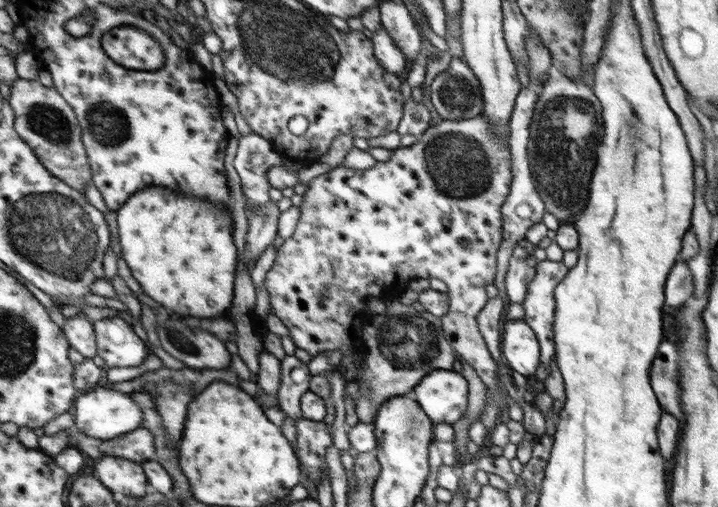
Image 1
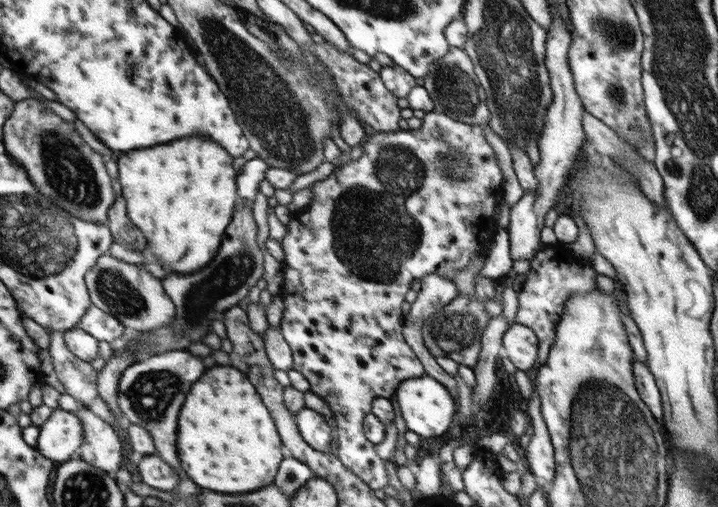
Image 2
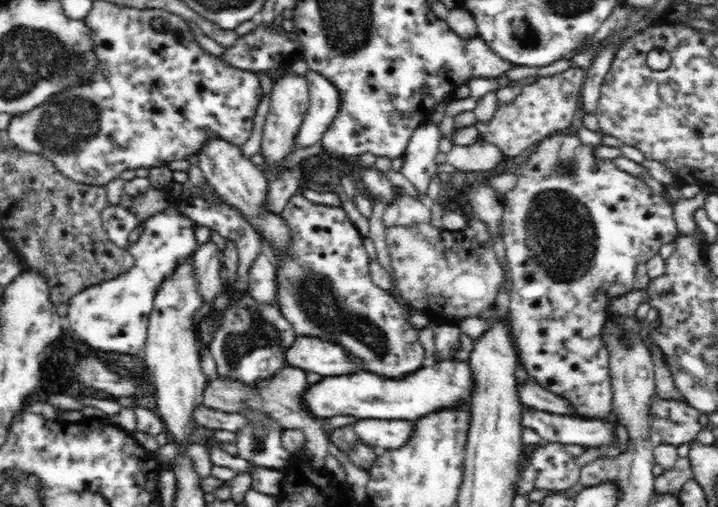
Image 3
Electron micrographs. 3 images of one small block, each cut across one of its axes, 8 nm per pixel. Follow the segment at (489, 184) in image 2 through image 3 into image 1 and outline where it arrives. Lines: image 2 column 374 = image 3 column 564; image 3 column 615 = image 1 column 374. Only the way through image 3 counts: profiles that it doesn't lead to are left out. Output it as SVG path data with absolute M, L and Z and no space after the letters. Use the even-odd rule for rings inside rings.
M481 113L473 118L468 118L462 121L450 121L442 119L438 124L430 124L423 133L418 135L415 144L408 147L397 147L393 149L393 154L389 156L387 161L377 161L364 171L352 169L351 167L343 167L338 165L327 173L313 177L307 183L307 191L302 194L301 204L298 210L298 222L294 227L293 234L285 238L283 244L279 246L271 268L265 274L263 287L269 298L269 306L271 311L283 323L283 326L289 331L290 340L295 344L295 347L304 350L311 359L319 354L327 354L329 352L337 352L339 356L344 357L346 354L355 354L355 346L353 344L362 343L362 326L369 320L369 314L366 314L366 303L371 296L395 296L399 294L403 288L407 288L407 284L393 284L393 282L403 282L403 280L412 280L415 278L435 278L445 283L449 298L449 309L441 321L441 330L445 339L449 342L451 349L457 355L457 359L465 361L467 365L473 368L475 374L483 382L487 393L485 393L485 404L481 413L479 413L479 422L483 424L485 436L489 434L493 427L498 423L497 420L497 404L499 404L499 396L501 396L501 384L495 377L496 368L495 362L491 359L483 338L477 330L475 324L475 315L480 312L483 305L486 303L486 286L492 285L495 277L495 252L497 246L501 242L501 220L499 220L499 206L503 205L505 196L509 194L509 184L511 184L511 153L509 153L508 139L497 137L495 135L495 127L493 123L489 123L487 118Z

